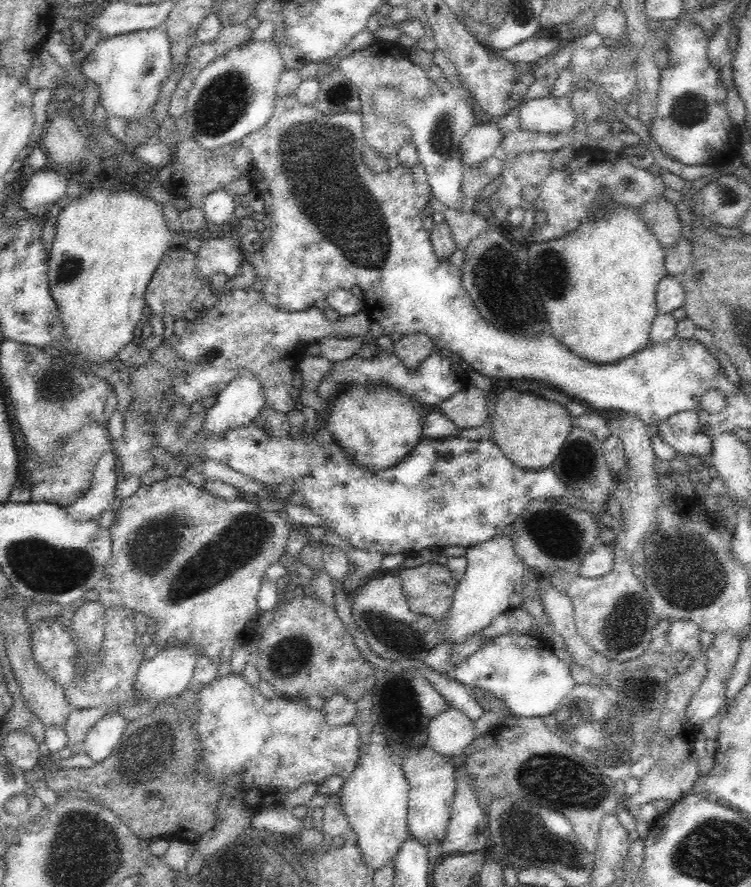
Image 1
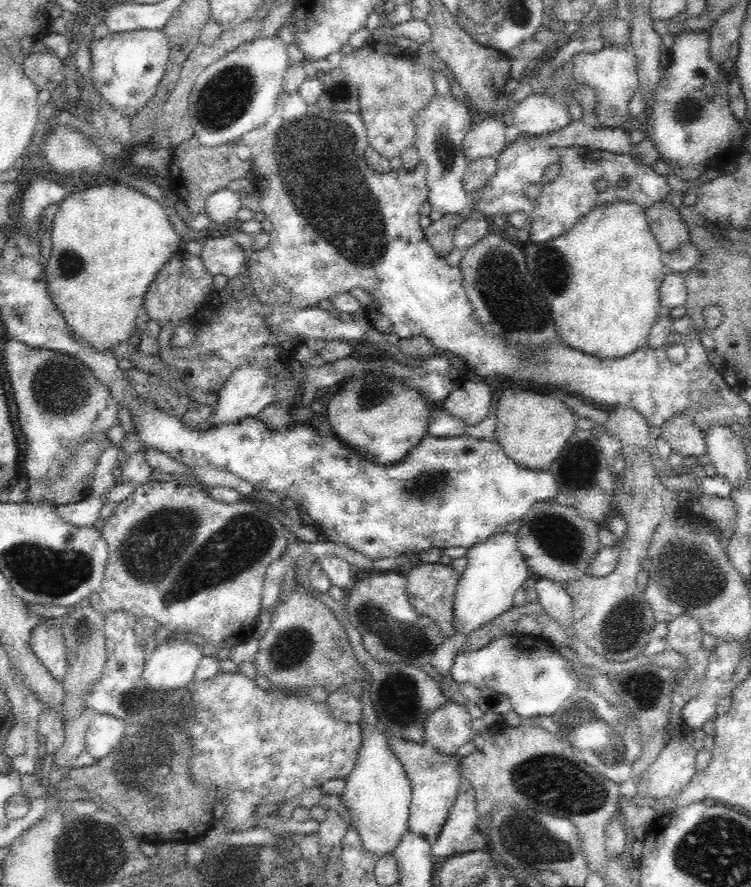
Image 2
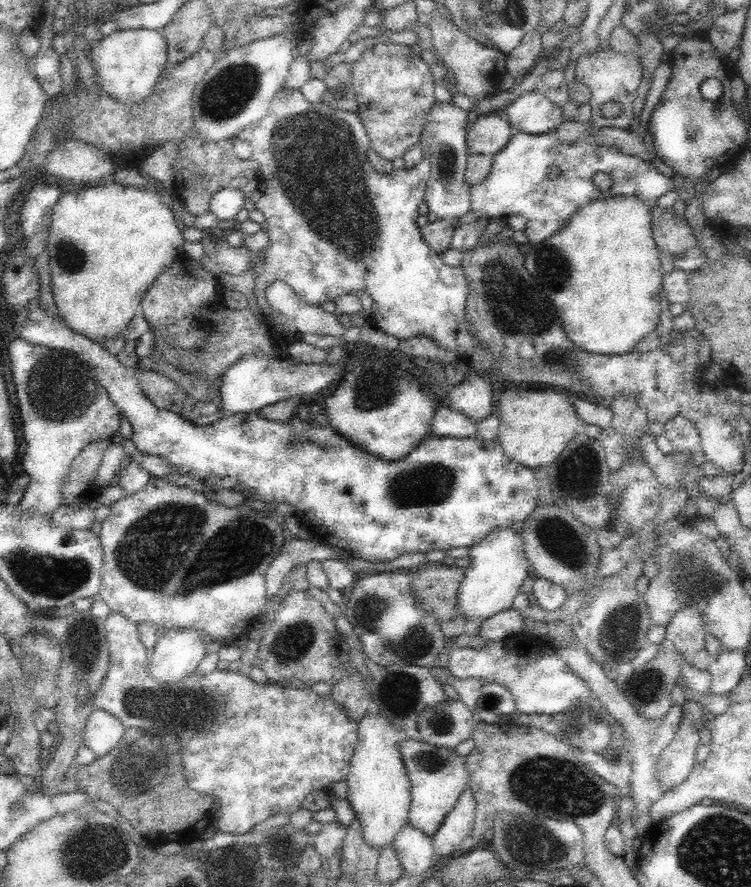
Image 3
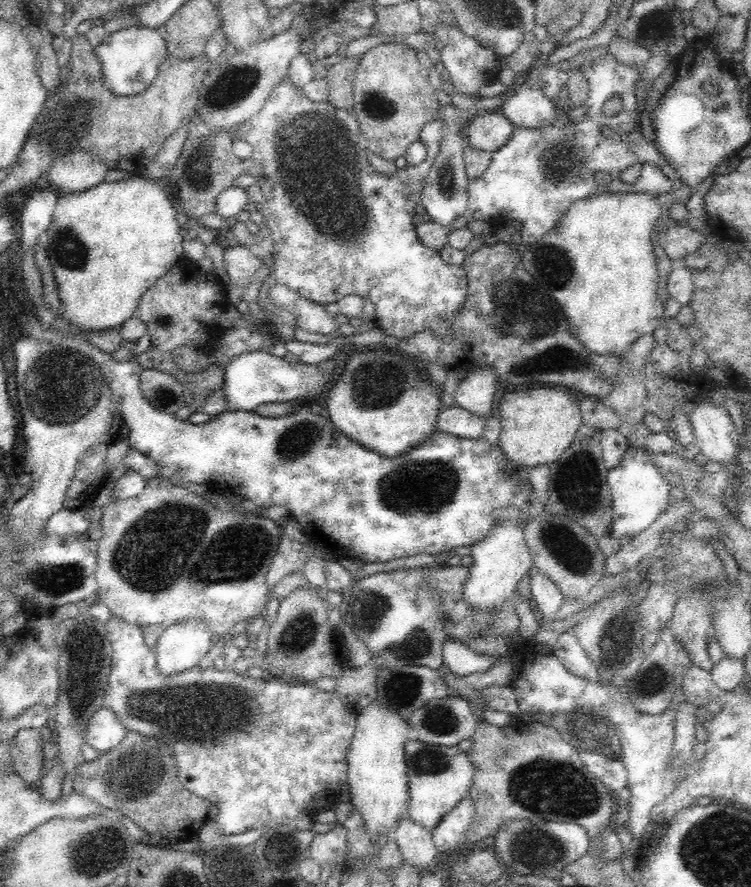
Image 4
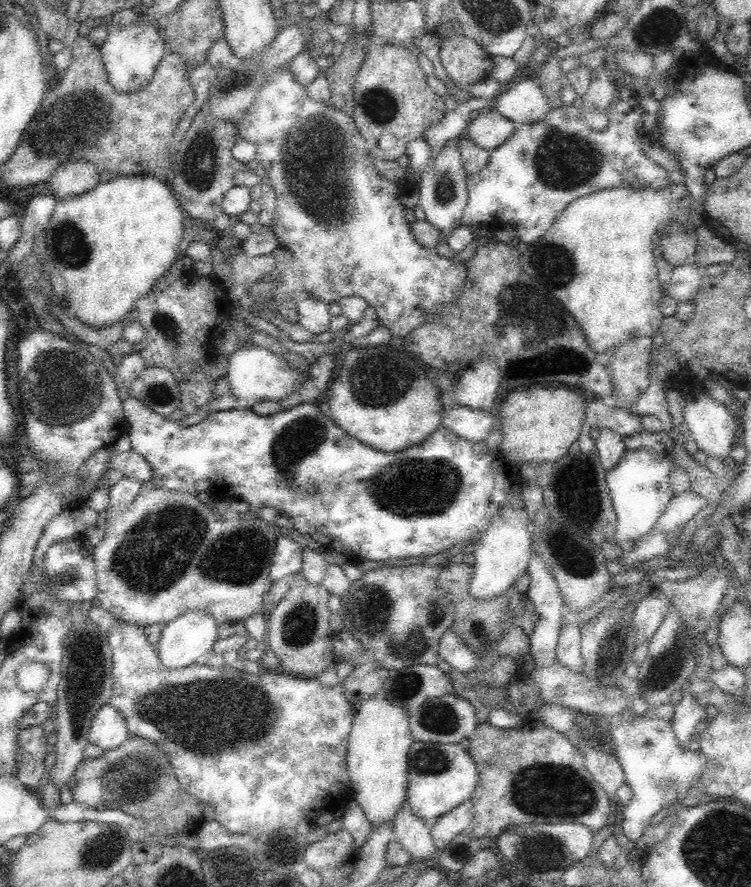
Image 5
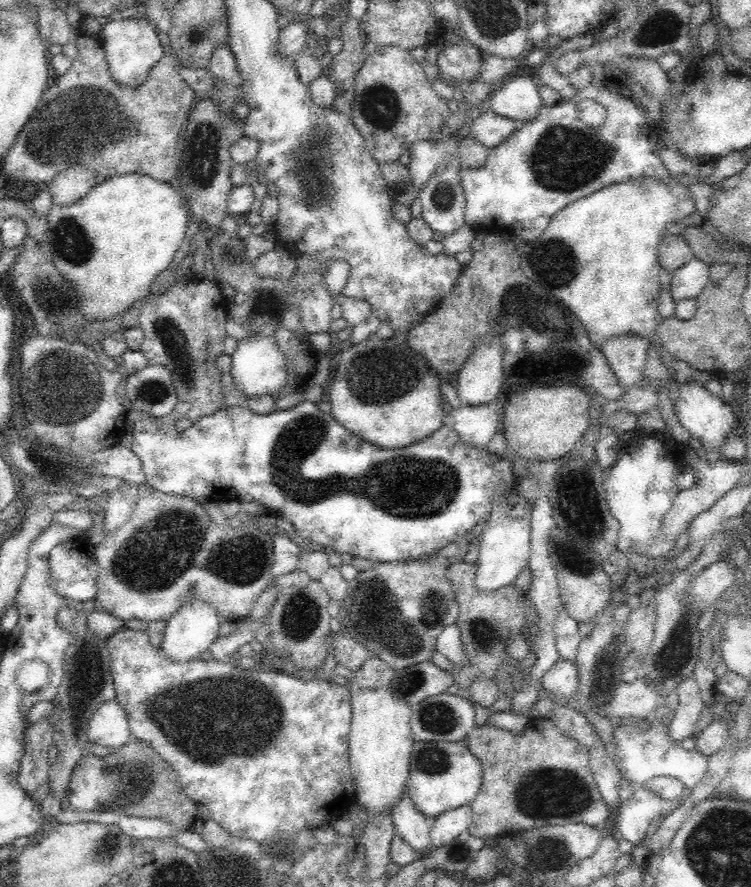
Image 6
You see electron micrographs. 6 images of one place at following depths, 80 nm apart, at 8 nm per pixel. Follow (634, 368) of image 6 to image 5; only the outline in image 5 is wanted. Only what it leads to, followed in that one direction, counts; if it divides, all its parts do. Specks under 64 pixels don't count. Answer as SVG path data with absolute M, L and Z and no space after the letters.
M632 337L615 346L604 357L608 375L612 377L612 400L615 406L629 410L636 398L649 385L648 367L653 337Z

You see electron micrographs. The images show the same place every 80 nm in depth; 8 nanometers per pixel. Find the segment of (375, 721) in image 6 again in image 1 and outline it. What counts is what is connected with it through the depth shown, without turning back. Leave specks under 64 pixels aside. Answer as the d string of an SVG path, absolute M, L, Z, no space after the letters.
M378 737L361 754L352 772L340 789L340 805L348 819L349 831L356 835L356 843L368 867L379 869L396 858L403 842L409 837L407 827L408 781L402 767L392 763L385 745Z

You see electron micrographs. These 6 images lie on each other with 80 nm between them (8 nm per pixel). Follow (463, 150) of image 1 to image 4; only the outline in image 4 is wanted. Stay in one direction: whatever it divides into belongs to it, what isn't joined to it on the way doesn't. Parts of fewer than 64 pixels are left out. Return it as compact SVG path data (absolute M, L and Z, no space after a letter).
M490 110L467 119L464 131L468 146L493 153L508 142L515 127L504 115Z

